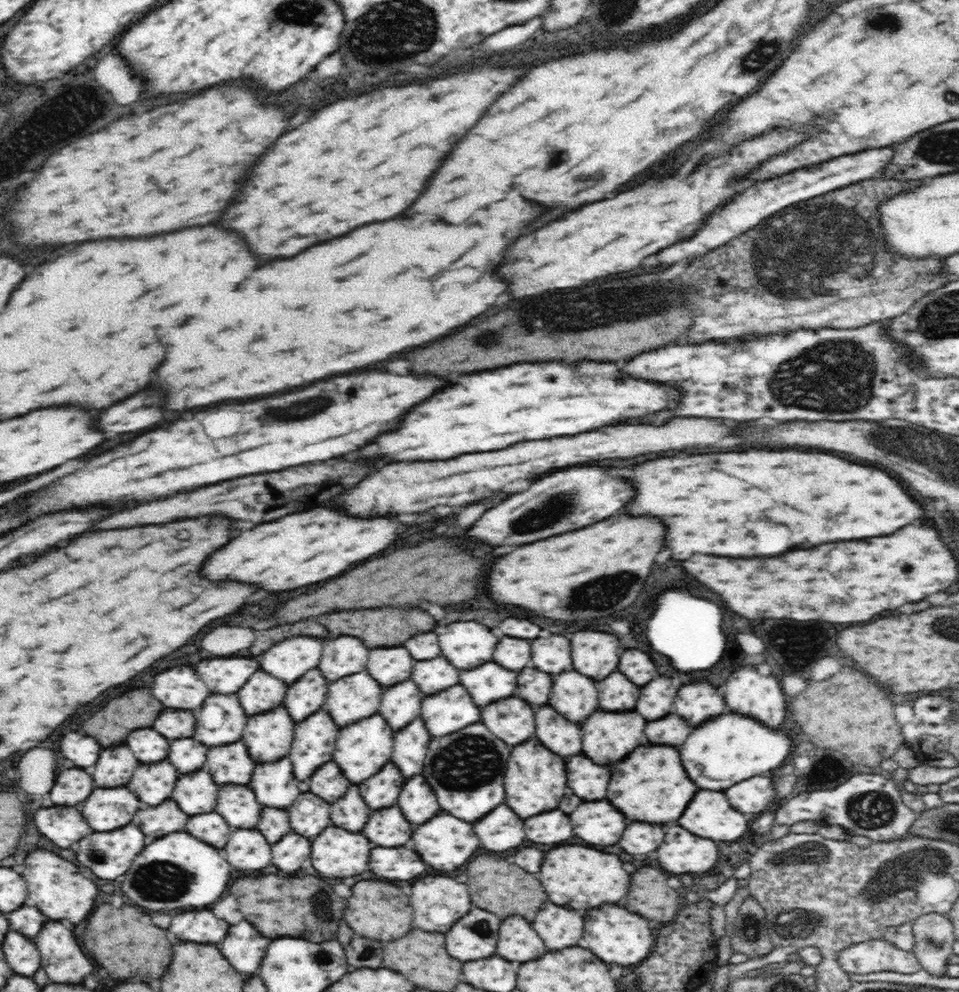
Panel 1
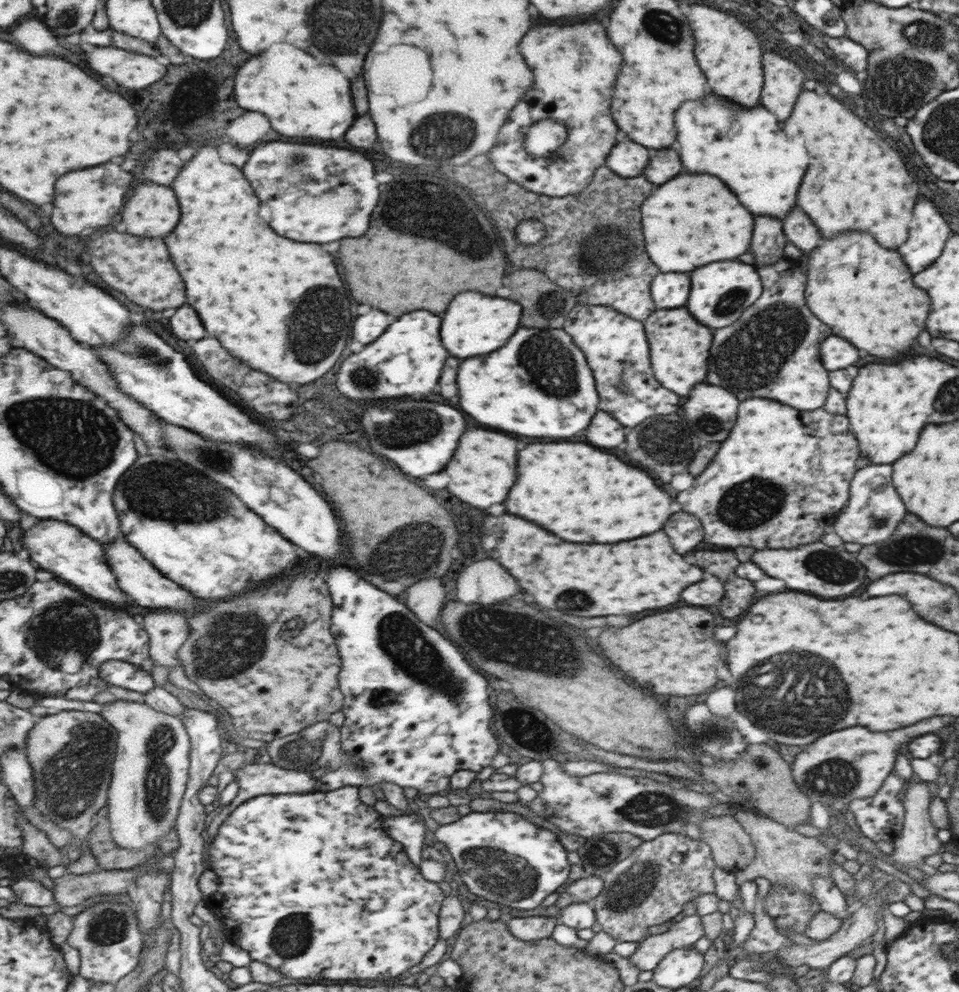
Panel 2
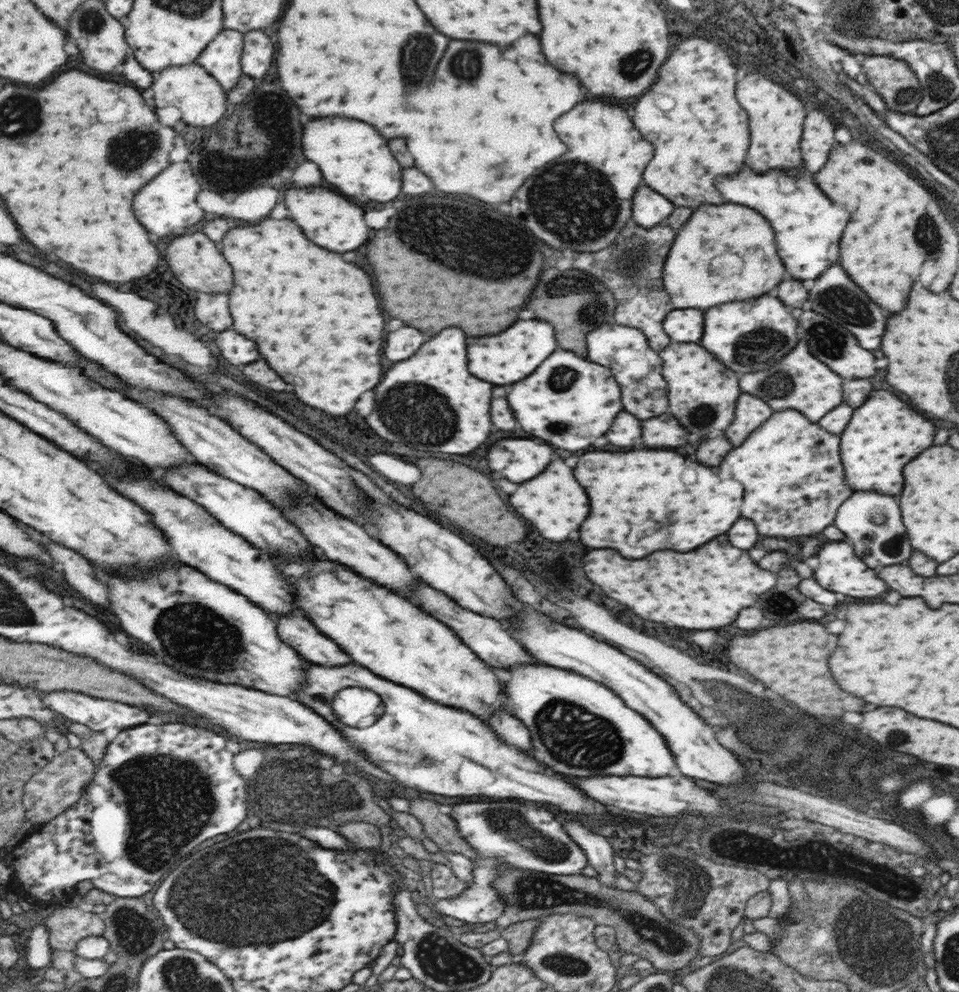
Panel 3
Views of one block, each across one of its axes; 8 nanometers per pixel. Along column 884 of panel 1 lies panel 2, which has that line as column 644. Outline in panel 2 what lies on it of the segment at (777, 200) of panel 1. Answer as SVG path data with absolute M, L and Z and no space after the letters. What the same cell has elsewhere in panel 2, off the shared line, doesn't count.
M619 142L615 144L615 152L607 156L605 166L619 178L639 176L643 166L647 164L649 152L647 148L635 144L635 142Z

